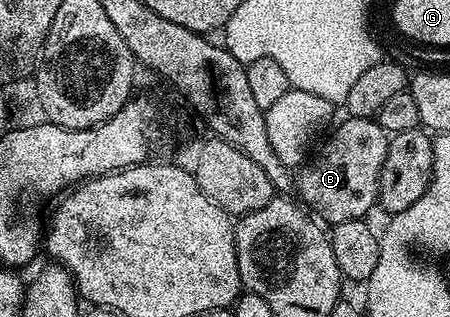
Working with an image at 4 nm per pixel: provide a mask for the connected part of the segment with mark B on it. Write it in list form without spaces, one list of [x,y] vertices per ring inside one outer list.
[[[346,116],[343,119],[338,127],[335,125],[329,131],[330,139],[322,147],[317,147],[318,155],[316,150],[296,174],[297,197],[326,224],[365,219],[366,213],[375,209],[380,172],[384,168],[384,156],[390,143],[386,130],[380,128],[374,118]]]

